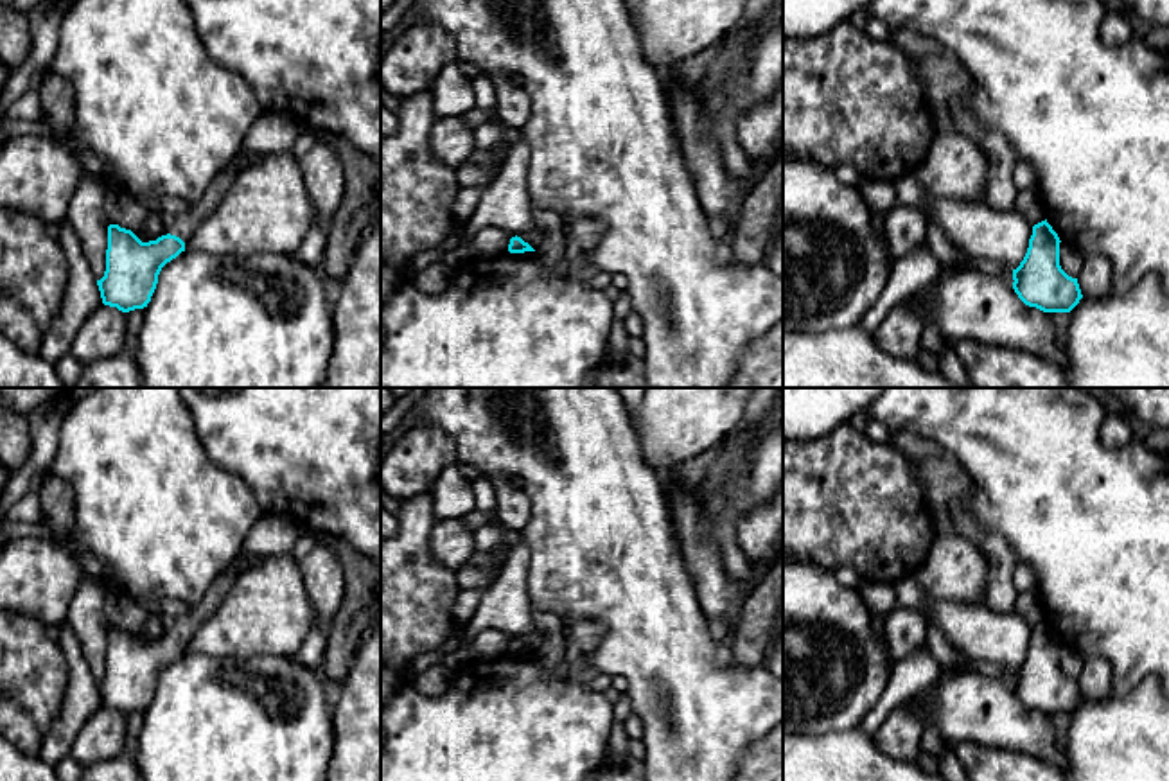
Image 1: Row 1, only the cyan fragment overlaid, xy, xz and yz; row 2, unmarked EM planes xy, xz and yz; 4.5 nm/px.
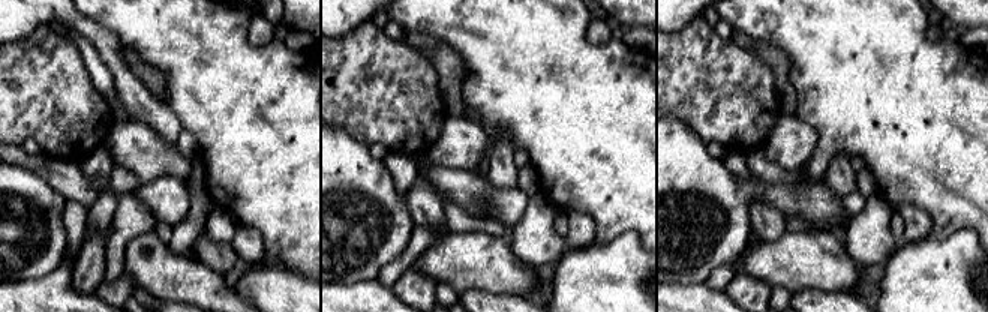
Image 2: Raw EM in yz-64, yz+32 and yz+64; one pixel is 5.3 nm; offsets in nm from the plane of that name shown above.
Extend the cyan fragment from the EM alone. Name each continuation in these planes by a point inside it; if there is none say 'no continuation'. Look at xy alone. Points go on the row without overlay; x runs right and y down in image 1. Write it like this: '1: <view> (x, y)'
1: xy (273, 535)

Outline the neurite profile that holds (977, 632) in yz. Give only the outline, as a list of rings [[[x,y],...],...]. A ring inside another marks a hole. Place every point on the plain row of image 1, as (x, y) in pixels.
[[[930,598],[923,616],[930,616],[962,655],[997,663],[1007,673],[1020,668],[1033,637],[1033,627],[1018,612],[991,612],[984,603]]]

